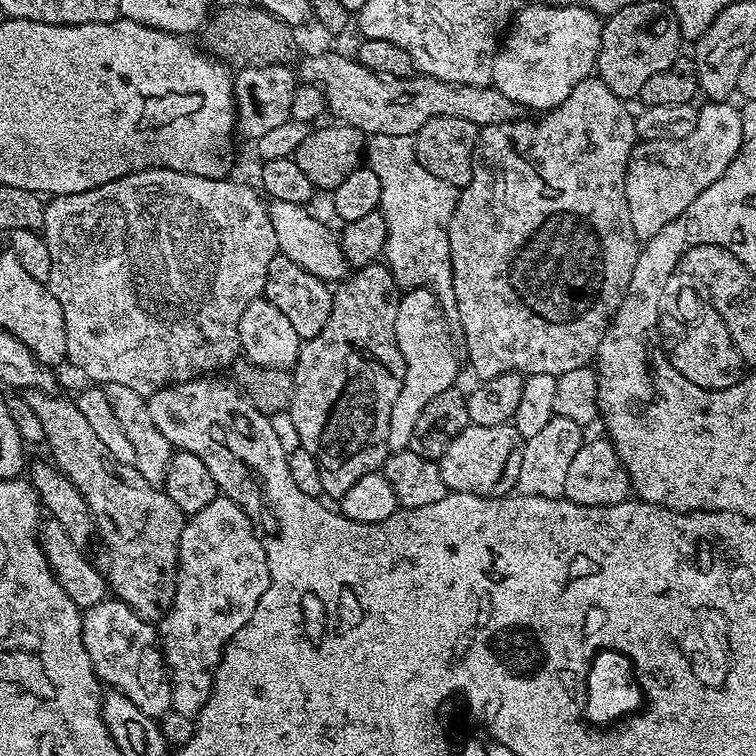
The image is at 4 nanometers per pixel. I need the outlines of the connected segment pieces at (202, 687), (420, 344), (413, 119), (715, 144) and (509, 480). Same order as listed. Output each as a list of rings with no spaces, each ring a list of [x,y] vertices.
[[[218,494],[210,506],[198,510],[184,521],[180,549],[180,563],[176,570],[176,593],[172,609],[158,624],[158,643],[168,665],[168,678],[172,682],[171,711],[197,717],[212,696],[212,679],[220,664],[225,646],[250,622],[254,606],[266,594],[272,581],[272,569],[264,553],[264,541],[258,535],[252,519],[226,495]]]
[[[413,288],[401,295],[398,318],[394,318],[394,334],[398,338],[398,350],[402,350],[404,377],[394,410],[390,410],[389,453],[407,449],[410,434],[414,434],[414,426],[426,402],[431,402],[437,394],[442,394],[442,390],[457,383],[460,364],[456,361],[456,348],[452,345],[452,336],[448,333],[448,324],[444,319],[446,313],[430,289]]]
[[[320,52],[317,56],[306,56],[299,61],[299,64],[301,63],[300,68],[298,67],[299,79],[303,83],[319,86],[328,103],[327,111],[333,112],[336,115],[333,117],[339,123],[354,126],[368,136],[390,134],[391,136],[415,137],[416,132],[422,130],[422,126],[426,126],[426,122],[430,122],[430,118],[442,118],[443,116],[446,118],[466,118],[466,122],[474,122],[477,129],[518,120],[522,116],[520,104],[506,98],[506,94],[502,94],[502,90],[492,87],[491,84],[483,84],[482,86],[451,84],[423,74],[413,74],[406,78],[390,78],[372,72],[366,66],[362,66],[359,60],[351,55],[348,55],[349,57],[343,56],[340,52]]]
[[[708,102],[705,108],[698,111],[698,124],[686,138],[677,140],[640,140],[633,148],[628,159],[628,169],[624,185],[626,186],[626,206],[630,206],[630,222],[634,225],[634,234],[642,242],[654,238],[662,226],[670,226],[674,218],[678,218],[722,174],[726,174],[726,166],[734,162],[734,158],[740,153],[740,147],[744,145],[745,135],[742,130],[742,118],[740,108],[732,105],[732,102]]]
[[[510,422],[502,426],[478,426],[469,423],[446,446],[446,454],[439,460],[442,482],[449,492],[478,494],[479,496],[506,496],[516,488],[518,469],[522,467],[523,438]]]

